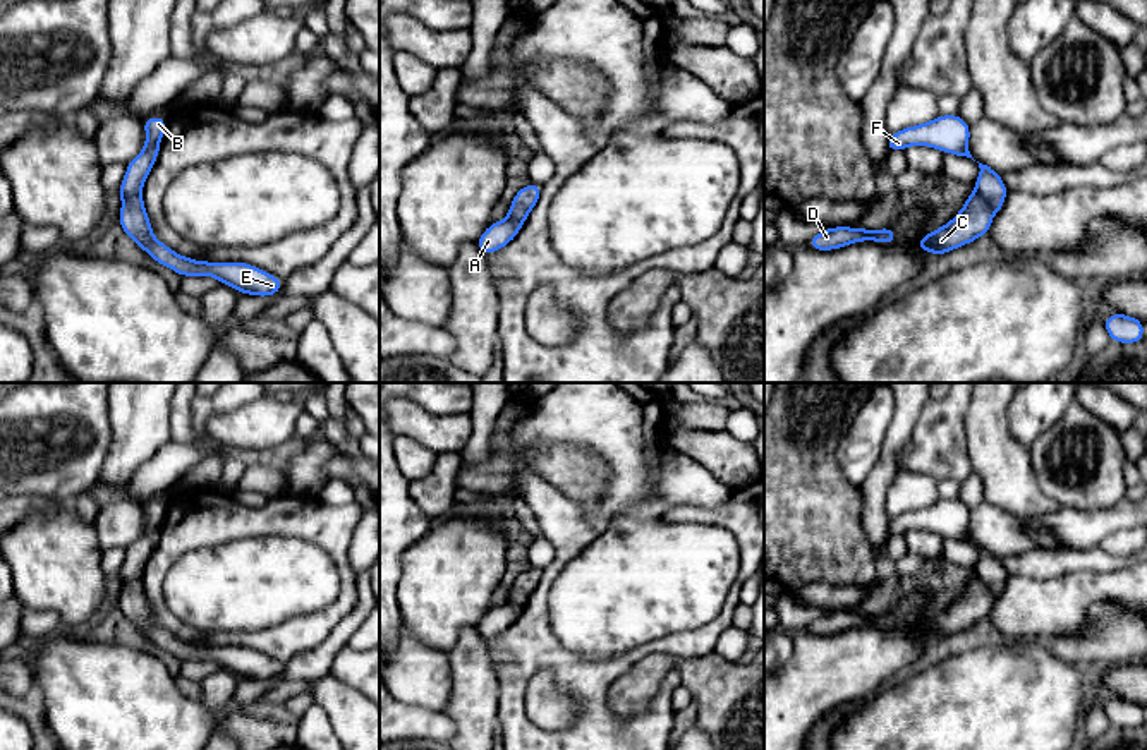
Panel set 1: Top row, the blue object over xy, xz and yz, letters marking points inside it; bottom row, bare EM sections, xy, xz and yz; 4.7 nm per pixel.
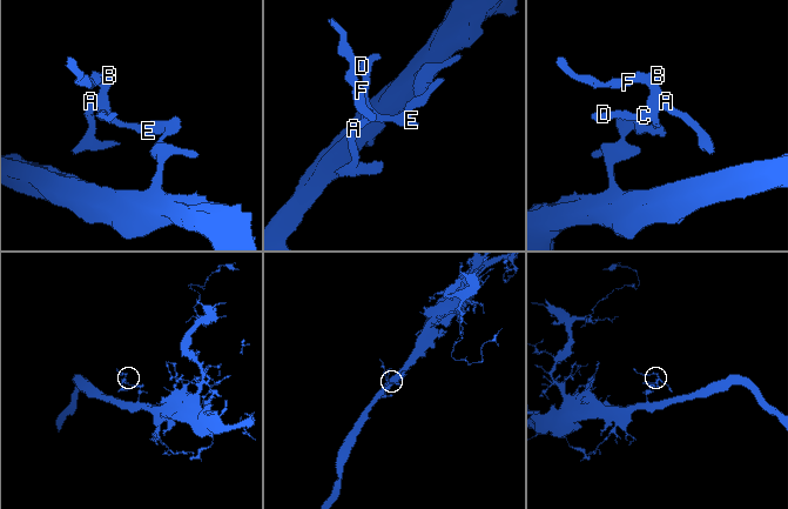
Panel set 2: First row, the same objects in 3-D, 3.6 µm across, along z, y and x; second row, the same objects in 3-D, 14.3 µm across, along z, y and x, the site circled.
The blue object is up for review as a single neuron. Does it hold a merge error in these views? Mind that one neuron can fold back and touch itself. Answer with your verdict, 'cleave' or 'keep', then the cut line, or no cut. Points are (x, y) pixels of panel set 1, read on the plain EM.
cleave; cut yz (976, 574), (993, 598)

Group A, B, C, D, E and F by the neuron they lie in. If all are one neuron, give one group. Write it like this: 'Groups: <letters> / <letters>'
Groups: A B F / C D E

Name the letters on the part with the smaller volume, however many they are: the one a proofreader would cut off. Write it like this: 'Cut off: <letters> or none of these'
Cut off: A, B, F

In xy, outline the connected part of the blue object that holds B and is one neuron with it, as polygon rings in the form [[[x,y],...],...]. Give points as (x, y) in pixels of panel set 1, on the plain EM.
[[[149,499],[143,505],[143,508],[146,517],[146,529],[143,535],[129,546],[125,561],[117,573],[122,585],[143,575],[144,566],[160,539],[160,525],[165,518],[167,503]]]

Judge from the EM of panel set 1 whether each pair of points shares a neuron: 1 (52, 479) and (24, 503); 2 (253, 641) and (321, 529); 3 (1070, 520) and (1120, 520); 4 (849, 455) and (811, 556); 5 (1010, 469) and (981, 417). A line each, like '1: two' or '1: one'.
1: two
2: one
3: one
4: two
5: one

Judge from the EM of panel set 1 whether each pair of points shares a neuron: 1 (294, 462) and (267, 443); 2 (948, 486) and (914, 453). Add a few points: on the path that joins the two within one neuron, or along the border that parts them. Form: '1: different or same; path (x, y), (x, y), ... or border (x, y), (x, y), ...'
1: different; border (294, 443), (268, 457)
2: different; border (938, 477), (952, 477), (958, 484)

